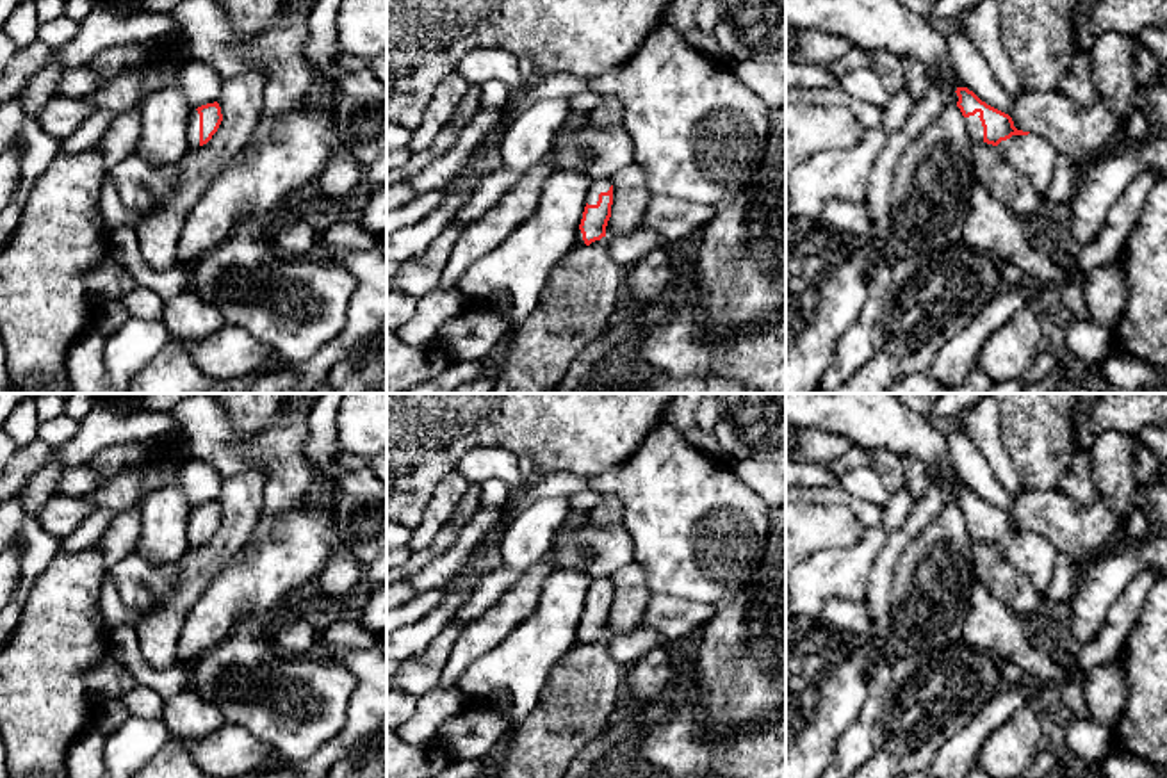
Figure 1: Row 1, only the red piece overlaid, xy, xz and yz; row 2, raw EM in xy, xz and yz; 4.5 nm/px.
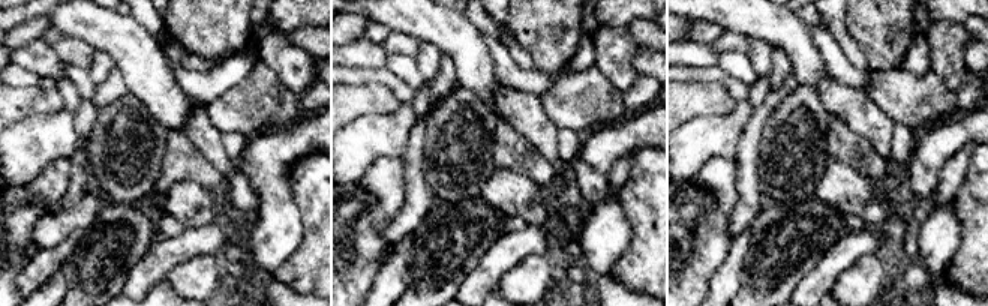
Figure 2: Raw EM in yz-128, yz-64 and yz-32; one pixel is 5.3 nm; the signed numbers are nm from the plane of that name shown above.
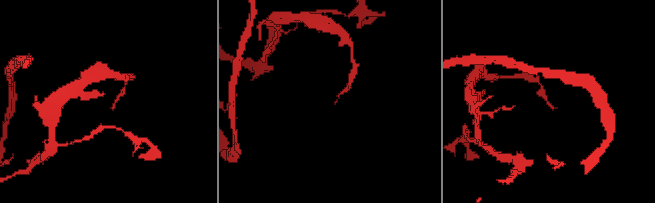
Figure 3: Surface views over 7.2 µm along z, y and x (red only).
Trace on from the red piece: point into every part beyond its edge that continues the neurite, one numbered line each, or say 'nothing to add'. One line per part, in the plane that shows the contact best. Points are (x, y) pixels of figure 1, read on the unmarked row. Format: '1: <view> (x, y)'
1: yz (973, 522)

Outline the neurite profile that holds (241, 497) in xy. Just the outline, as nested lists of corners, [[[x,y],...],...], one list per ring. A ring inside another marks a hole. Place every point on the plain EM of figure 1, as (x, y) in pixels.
[[[246,470],[224,479],[217,502],[223,520],[212,538],[191,548],[180,563],[180,586],[150,614],[132,620],[141,653],[153,669],[178,664],[175,652],[184,620],[201,598],[207,586],[226,563],[249,541],[262,516],[267,477]]]

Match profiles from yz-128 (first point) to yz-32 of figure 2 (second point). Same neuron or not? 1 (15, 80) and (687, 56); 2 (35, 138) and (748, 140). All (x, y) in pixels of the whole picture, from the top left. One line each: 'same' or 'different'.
1: different
2: different

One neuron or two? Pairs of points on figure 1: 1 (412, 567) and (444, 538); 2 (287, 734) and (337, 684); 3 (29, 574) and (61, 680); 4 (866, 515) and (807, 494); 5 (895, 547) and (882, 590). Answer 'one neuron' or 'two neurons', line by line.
1: one neuron
2: one neuron
3: two neurons
4: one neuron
5: one neuron

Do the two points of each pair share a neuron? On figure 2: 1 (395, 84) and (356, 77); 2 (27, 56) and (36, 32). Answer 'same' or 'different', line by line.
1: same
2: different

